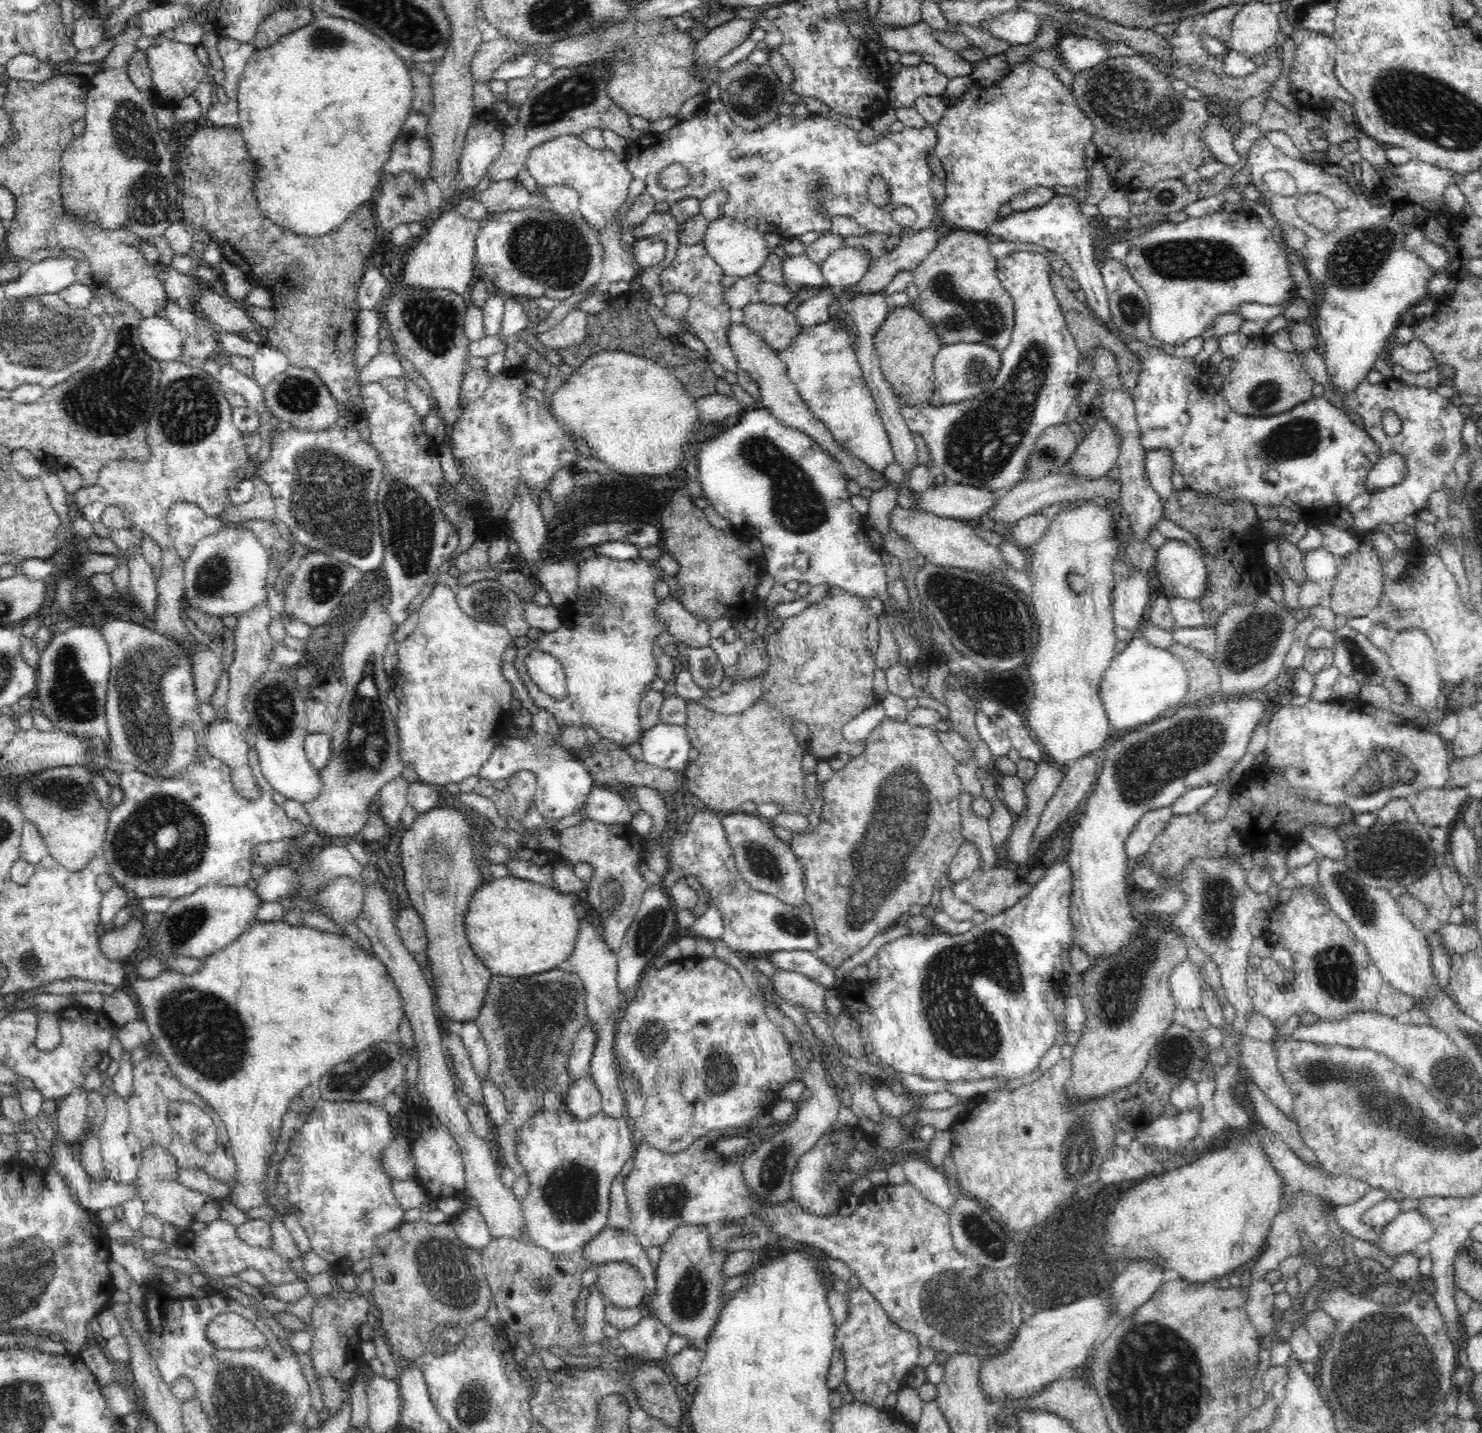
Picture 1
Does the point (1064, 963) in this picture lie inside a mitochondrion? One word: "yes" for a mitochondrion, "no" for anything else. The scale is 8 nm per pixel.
no

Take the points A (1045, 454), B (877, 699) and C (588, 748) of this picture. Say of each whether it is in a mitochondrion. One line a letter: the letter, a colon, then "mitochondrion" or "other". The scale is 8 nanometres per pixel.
A: mitochondrion
B: other
C: mitochondrion

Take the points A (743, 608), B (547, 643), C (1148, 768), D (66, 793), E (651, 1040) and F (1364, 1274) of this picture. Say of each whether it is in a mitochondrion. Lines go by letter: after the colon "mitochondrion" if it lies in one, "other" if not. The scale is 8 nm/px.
A: other
B: other
C: mitochondrion
D: mitochondrion
E: mitochondrion
F: other

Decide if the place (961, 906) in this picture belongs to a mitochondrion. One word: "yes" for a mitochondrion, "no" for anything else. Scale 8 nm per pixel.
no

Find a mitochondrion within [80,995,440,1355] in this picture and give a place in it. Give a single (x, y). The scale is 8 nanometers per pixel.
(378, 1061)

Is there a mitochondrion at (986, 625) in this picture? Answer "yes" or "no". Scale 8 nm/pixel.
yes

